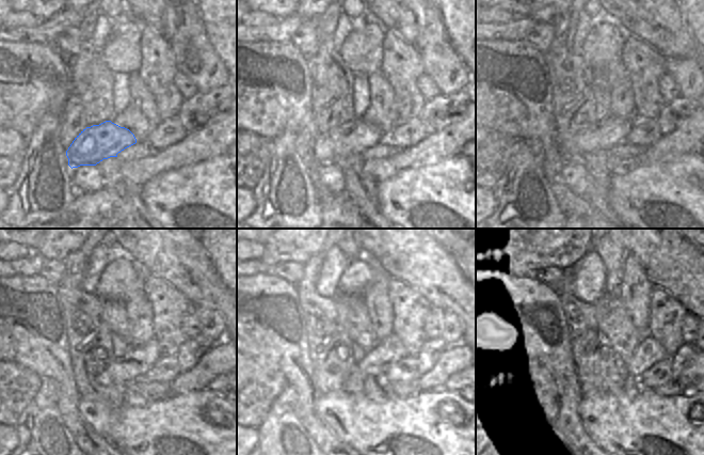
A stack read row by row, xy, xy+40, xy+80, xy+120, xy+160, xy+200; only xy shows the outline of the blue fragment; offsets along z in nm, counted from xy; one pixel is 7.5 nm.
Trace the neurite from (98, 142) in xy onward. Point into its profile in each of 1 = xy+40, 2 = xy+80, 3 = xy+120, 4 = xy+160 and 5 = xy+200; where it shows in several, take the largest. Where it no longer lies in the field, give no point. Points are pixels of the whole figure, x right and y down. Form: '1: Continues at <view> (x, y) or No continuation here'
1: Continues at xy+40 (353, 138)
2: Continues at xy+80 (603, 135)
3: Continues at xy+120 (132, 366)
4: Continues at xy+160 (377, 361)
5: Continues at xy+200 (641, 351).

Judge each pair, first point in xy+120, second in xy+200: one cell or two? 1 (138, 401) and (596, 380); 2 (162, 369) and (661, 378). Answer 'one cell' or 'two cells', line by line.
1: one cell
2: one cell

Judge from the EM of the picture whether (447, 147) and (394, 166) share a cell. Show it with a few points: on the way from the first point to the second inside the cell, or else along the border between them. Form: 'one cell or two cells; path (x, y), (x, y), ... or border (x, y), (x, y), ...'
one cell; path (434, 147), (426, 153), (406, 158)

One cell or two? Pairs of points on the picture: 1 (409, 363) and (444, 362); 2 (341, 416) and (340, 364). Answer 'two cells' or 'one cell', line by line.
1: two cells
2: two cells

